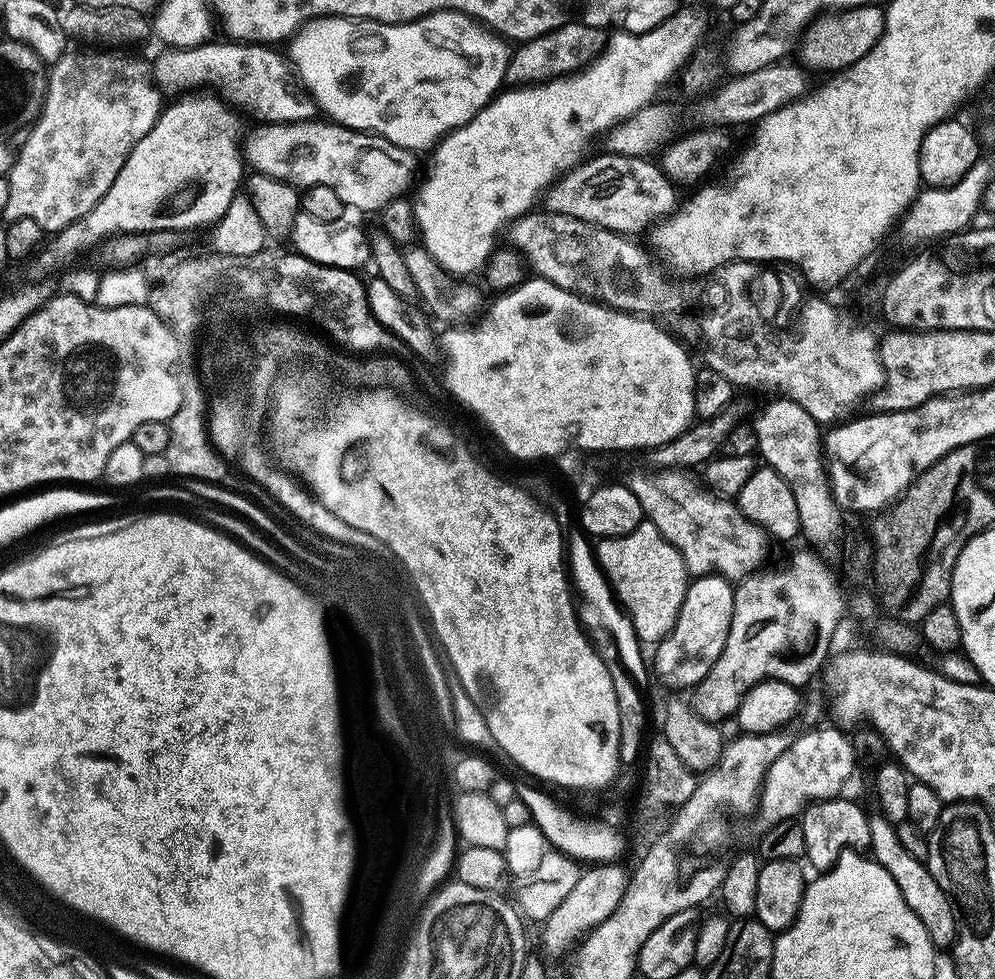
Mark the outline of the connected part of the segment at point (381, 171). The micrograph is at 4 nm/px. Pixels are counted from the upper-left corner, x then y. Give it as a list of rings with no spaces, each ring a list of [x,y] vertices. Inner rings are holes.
[[[324,118],[304,120],[298,124],[261,123],[259,127],[260,130],[253,134],[250,144],[247,143],[244,148],[247,163],[255,171],[284,180],[300,190],[319,184],[330,186],[330,190],[335,190],[338,198],[341,198],[349,209],[380,211],[390,201],[407,193],[405,191],[409,188],[416,170],[415,153],[411,149],[395,146],[375,133],[356,132]]]

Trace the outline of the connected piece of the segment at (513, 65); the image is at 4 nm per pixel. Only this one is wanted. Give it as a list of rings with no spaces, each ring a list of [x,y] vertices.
[[[569,22],[533,40],[517,43],[511,49],[506,66],[505,81],[512,86],[542,84],[560,76],[571,76],[591,64],[608,42],[609,33],[603,28],[591,28],[581,22]]]

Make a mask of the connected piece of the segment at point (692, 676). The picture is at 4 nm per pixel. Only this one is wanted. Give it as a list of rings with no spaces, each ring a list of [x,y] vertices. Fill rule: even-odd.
[[[718,575],[698,576],[689,583],[686,598],[682,602],[682,610],[670,630],[666,639],[655,645],[656,672],[664,684],[669,684],[669,689],[684,690],[680,688],[695,689],[697,684],[706,678],[710,666],[718,662],[718,654],[722,654],[722,646],[726,646],[726,634],[730,634],[730,622],[734,614],[734,584]]]

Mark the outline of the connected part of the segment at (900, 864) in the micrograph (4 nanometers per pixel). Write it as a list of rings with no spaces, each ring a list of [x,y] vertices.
[[[872,814],[868,817],[868,825],[870,826],[870,849],[871,859],[880,863],[882,870],[886,870],[886,874],[890,874],[890,878],[894,878],[898,890],[902,890],[902,898],[906,898],[906,906],[910,906],[910,910],[914,910],[914,914],[918,914],[918,918],[922,922],[922,926],[926,926],[926,934],[930,934],[933,944],[937,949],[944,950],[957,943],[958,925],[956,922],[956,908],[948,895],[940,889],[938,882],[934,882],[934,874],[930,874],[927,863],[906,854],[901,840],[896,833],[896,825],[890,823],[885,816]]]

